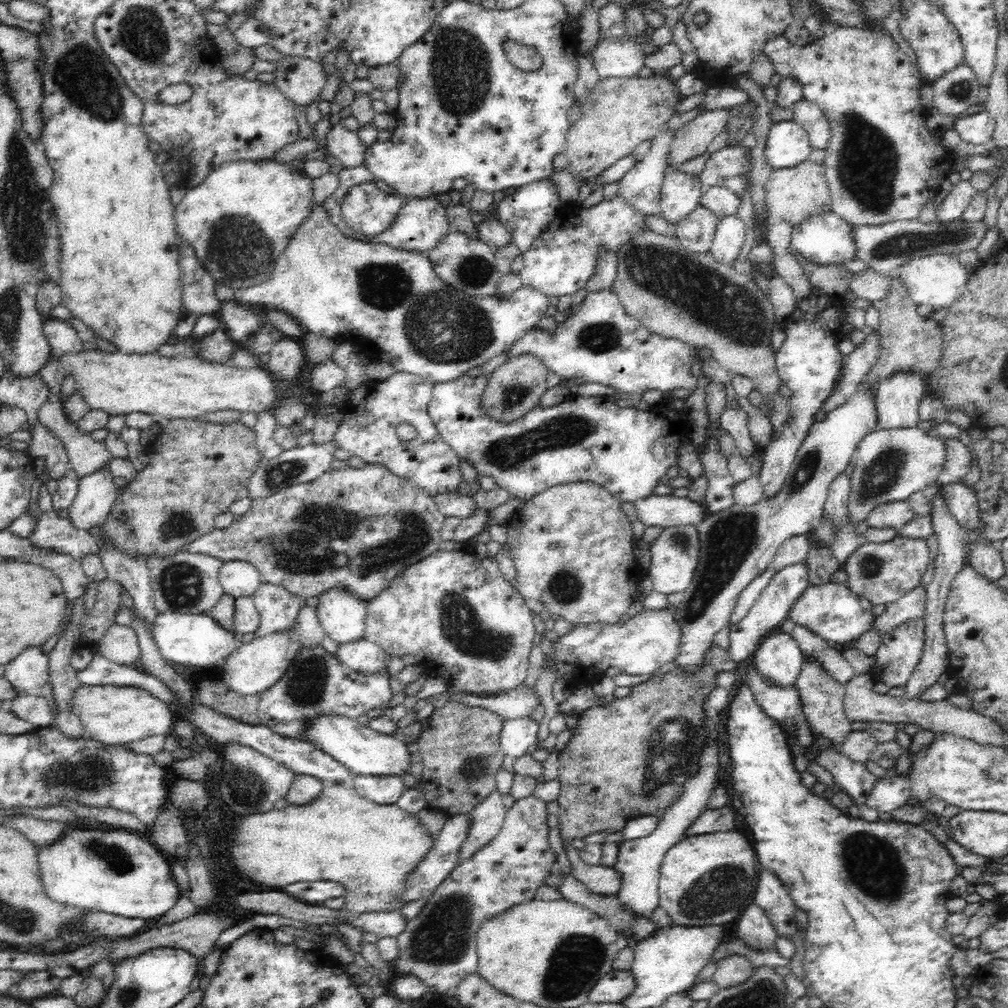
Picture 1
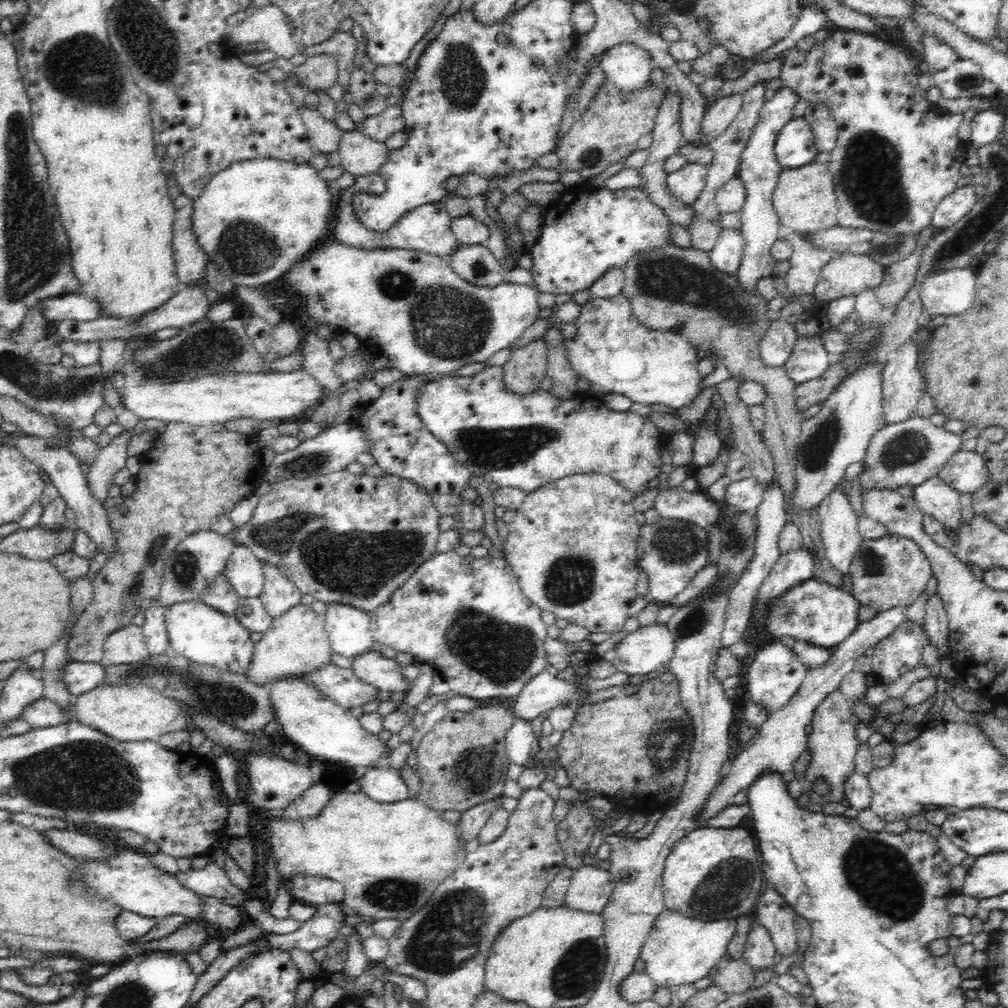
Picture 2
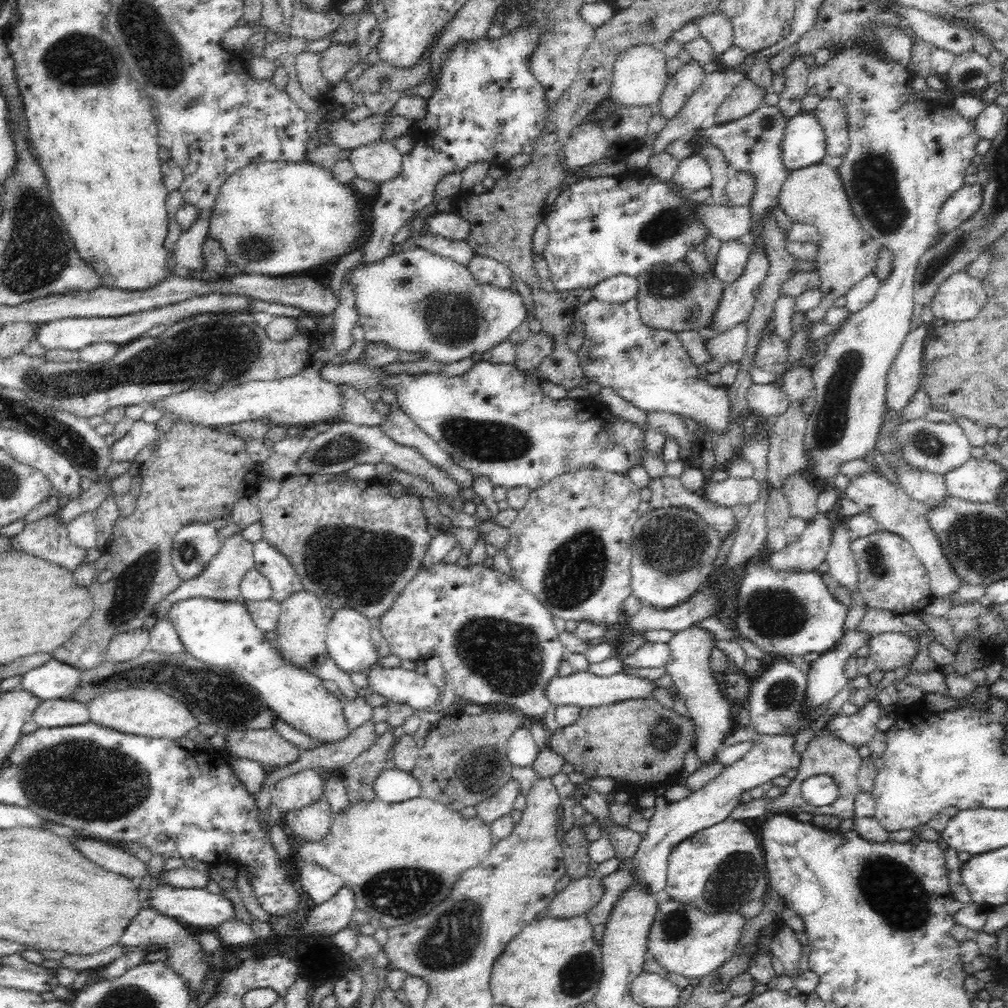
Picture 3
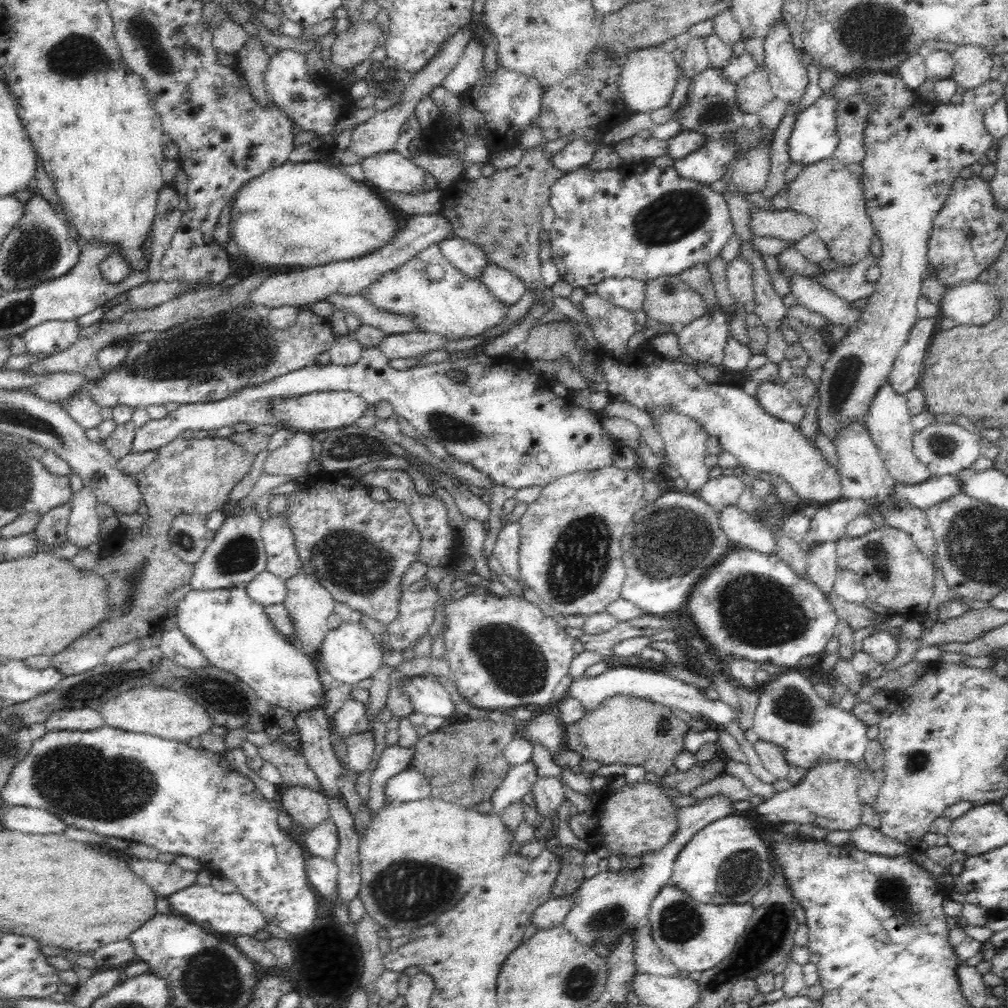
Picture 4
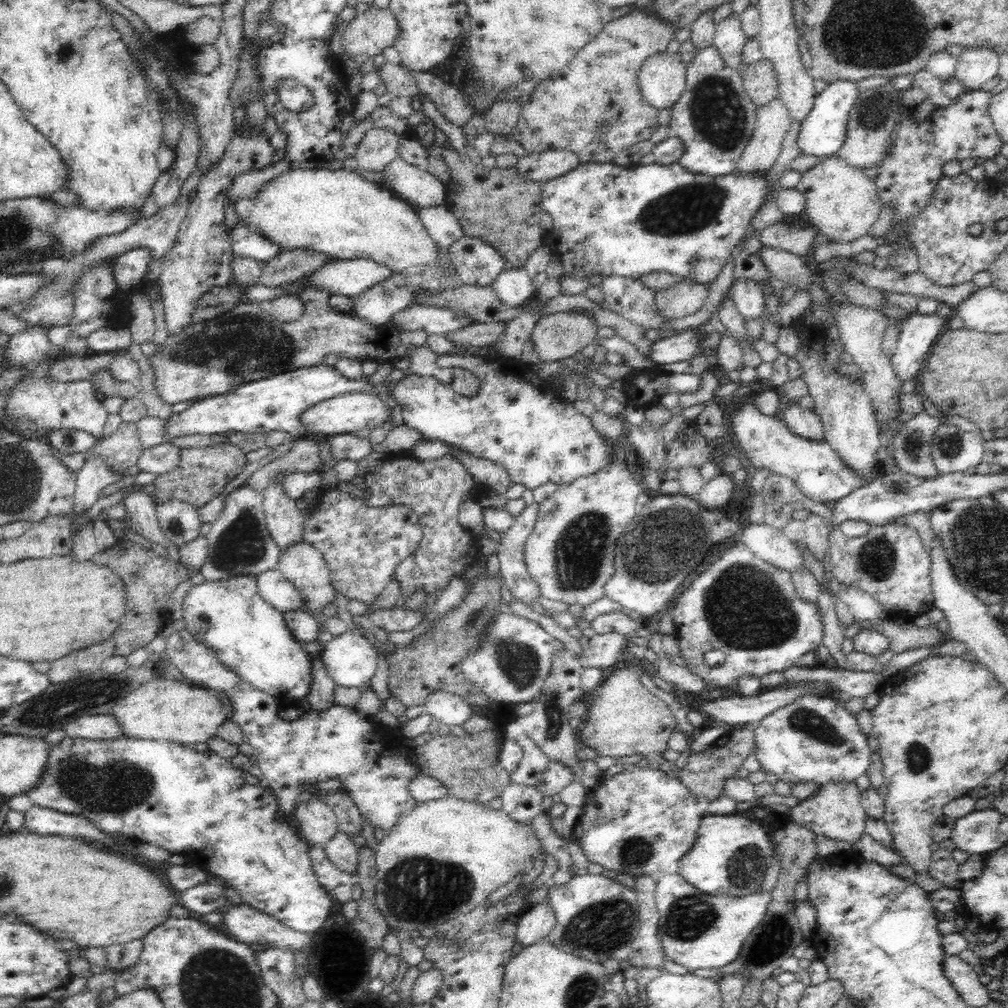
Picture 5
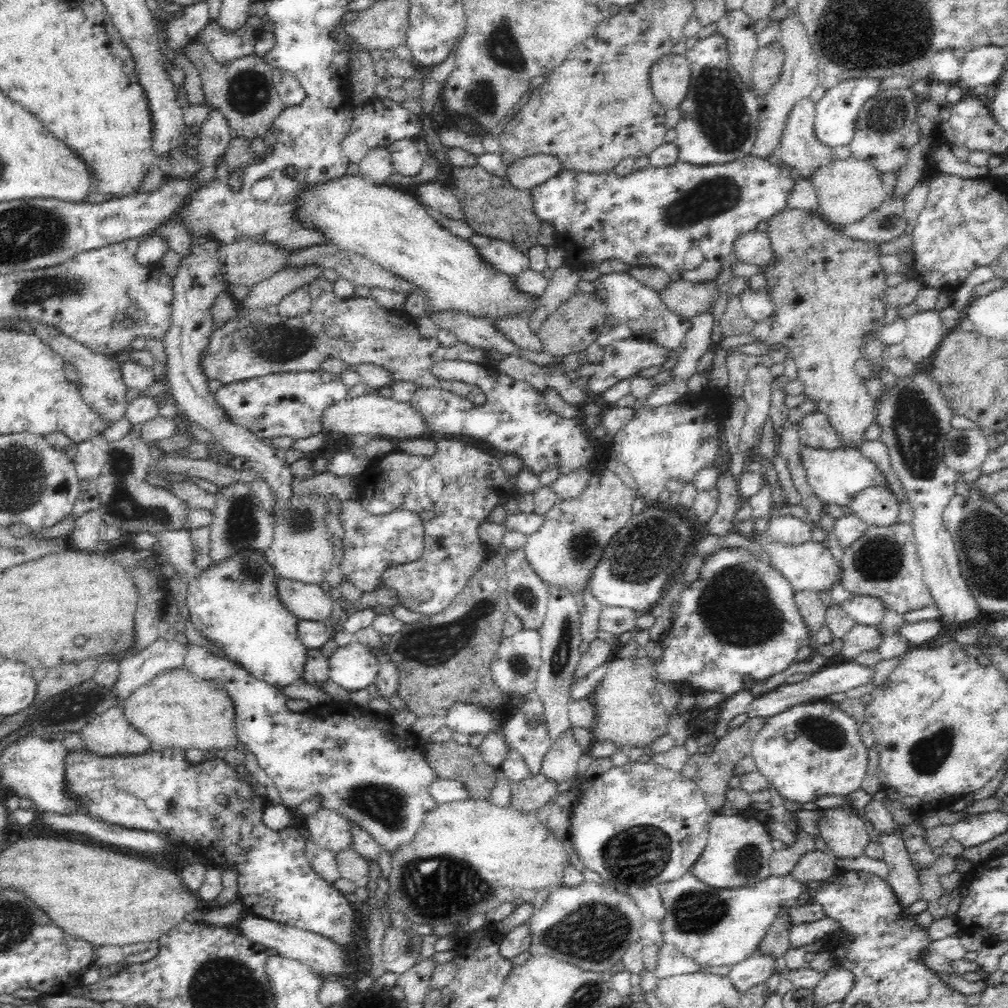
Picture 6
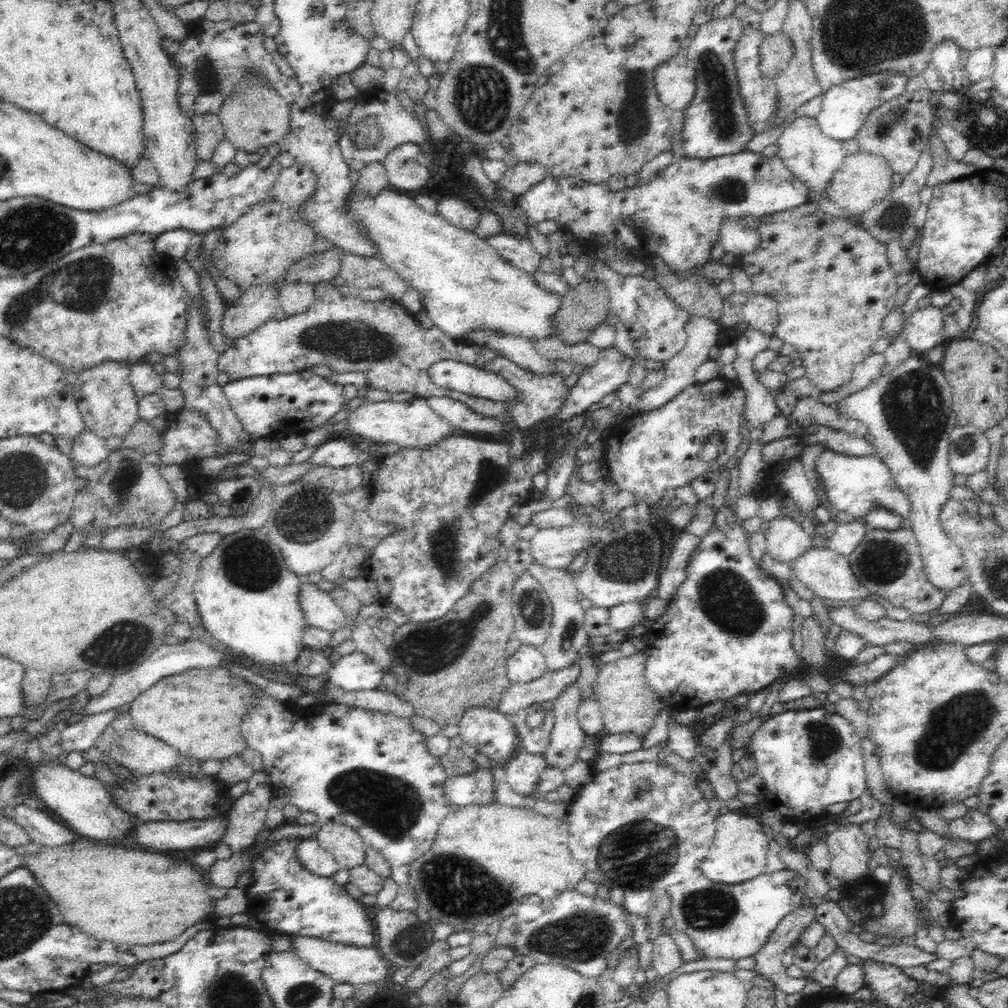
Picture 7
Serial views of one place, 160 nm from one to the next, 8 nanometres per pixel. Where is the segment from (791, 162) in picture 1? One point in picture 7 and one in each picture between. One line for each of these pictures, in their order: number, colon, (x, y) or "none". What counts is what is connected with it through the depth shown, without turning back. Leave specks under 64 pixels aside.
2: (794, 147)
3: (804, 143)
4: (813, 138)
5: (823, 132)
6: (836, 112)
7: (845, 107)

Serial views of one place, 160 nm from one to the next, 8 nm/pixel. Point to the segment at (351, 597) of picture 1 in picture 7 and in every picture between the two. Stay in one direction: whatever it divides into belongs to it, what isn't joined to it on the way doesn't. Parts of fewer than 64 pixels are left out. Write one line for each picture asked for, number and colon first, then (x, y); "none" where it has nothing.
2: (348, 628)
3: (350, 636)
4: (350, 653)
5: (350, 658)
6: (354, 667)
7: (356, 671)

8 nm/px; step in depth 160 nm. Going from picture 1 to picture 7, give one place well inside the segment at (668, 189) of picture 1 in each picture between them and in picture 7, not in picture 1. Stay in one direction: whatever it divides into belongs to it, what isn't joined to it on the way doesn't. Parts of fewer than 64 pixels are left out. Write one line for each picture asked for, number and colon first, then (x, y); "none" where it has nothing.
2: (687, 183)
3: (693, 173)
4: (711, 109)
5: (715, 118)
6: (720, 119)
7: (716, 124)

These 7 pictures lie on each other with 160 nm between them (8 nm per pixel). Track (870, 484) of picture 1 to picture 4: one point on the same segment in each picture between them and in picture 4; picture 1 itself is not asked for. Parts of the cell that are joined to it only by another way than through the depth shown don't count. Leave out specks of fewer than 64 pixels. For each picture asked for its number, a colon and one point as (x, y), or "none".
2: (906, 454)
3: (937, 447)
4: (944, 448)

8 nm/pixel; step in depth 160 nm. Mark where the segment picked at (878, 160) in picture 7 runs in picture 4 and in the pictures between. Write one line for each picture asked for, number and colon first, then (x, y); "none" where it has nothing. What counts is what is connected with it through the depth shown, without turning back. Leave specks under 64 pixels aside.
4: (832, 196)
5: (842, 202)
6: (848, 189)

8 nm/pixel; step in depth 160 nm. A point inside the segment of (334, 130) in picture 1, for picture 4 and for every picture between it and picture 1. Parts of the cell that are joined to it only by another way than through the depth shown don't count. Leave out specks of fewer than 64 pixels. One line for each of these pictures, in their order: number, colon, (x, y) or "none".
2: (359, 154)
3: (378, 161)
4: (389, 170)

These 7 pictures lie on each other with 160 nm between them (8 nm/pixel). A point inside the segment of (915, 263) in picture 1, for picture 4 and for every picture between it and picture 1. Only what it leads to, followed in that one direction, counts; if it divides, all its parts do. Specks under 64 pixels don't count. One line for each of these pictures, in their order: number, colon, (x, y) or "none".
2: (952, 292)
3: (961, 297)
4: (971, 304)

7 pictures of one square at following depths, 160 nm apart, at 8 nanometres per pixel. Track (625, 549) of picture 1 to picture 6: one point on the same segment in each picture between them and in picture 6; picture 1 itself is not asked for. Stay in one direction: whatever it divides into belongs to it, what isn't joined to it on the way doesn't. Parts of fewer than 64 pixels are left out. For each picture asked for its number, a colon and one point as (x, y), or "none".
2: (572, 544)
3: (570, 545)
4: (570, 554)
5: (570, 553)
6: (564, 551)

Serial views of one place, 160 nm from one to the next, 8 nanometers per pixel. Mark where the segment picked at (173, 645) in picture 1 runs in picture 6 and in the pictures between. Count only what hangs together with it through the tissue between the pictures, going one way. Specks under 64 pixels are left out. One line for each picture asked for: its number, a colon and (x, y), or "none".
2: (204, 635)
3: (222, 634)
4: (235, 634)
5: (250, 636)
6: (235, 604)

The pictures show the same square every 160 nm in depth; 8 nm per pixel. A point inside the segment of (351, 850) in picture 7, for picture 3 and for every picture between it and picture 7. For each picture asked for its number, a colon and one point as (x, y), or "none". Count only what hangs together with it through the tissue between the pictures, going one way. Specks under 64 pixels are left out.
3: (300, 789)
4: (306, 807)
5: (318, 823)
6: (328, 829)

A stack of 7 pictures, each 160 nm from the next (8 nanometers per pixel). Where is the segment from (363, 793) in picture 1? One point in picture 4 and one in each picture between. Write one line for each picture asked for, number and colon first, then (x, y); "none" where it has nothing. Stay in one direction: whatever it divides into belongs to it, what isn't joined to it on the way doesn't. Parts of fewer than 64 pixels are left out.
2: (384, 784)
3: (392, 786)
4: (409, 785)

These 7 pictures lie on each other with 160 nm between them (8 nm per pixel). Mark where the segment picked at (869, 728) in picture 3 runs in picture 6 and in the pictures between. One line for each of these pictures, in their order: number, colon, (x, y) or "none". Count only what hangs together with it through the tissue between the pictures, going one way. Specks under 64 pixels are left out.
4: (790, 714)
5: (814, 739)
6: (811, 750)

